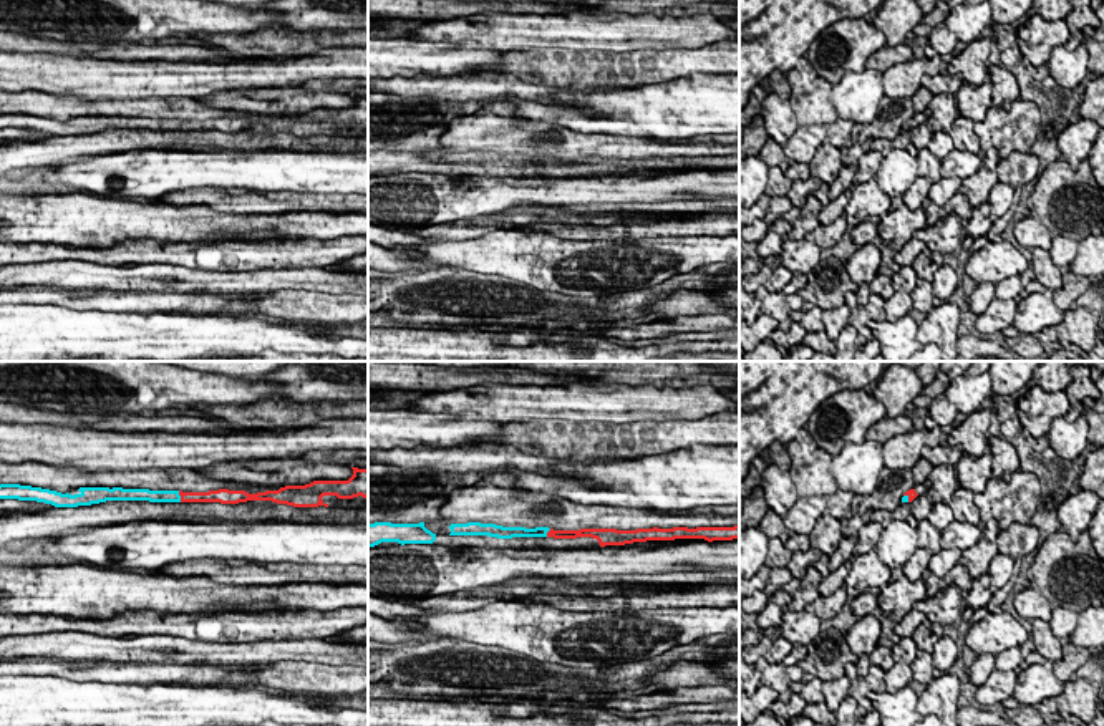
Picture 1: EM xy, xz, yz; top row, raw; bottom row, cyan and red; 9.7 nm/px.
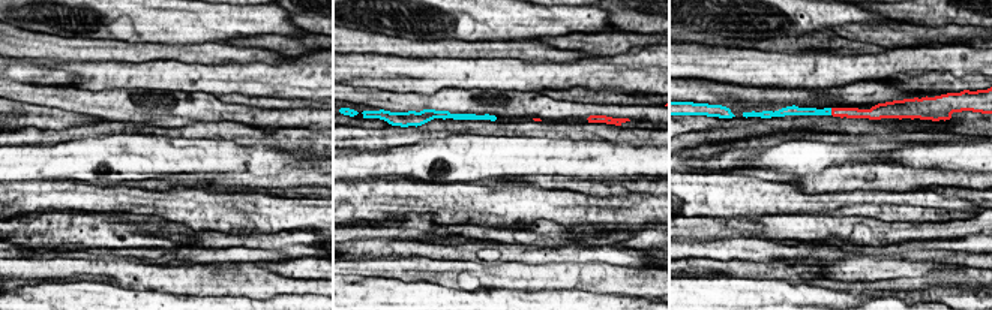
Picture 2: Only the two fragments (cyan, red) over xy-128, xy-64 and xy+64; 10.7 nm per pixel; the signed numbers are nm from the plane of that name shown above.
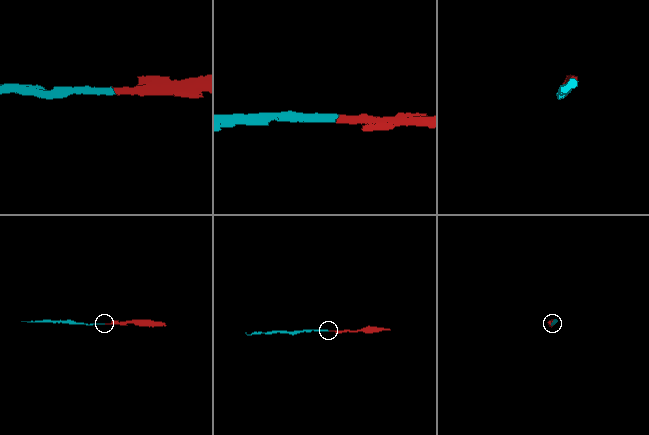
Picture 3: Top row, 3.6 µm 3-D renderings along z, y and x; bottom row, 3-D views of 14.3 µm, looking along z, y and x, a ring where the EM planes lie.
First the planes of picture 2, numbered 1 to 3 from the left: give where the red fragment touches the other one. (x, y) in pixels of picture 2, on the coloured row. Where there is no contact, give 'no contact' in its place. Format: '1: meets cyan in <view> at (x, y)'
1: no contact
2: no contact
3: meets cyan in xy+64 at (830, 111)

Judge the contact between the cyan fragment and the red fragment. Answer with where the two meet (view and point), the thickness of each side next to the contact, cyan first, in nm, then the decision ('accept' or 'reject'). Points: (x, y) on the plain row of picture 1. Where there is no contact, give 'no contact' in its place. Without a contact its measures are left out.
meets cyan in xy at (179, 125); 130 nm thick on the cyan side, 100 nm on the other; accept

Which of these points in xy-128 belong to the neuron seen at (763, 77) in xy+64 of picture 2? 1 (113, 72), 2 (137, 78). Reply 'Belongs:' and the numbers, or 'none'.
Belongs: 1, 2

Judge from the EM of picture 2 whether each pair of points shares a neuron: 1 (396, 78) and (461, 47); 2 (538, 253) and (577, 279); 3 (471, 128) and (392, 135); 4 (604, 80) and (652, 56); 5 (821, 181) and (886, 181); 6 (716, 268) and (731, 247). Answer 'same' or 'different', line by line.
1: different
2: different
3: same
4: same
5: same
6: different

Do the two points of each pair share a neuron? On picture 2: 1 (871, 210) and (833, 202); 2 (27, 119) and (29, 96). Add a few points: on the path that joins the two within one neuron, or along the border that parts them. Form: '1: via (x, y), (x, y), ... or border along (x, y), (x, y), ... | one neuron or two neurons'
1: border along (857, 202), (847, 204), (832, 214) | two neurons
2: border along (15, 99), (57, 107), (63, 111) | two neurons

